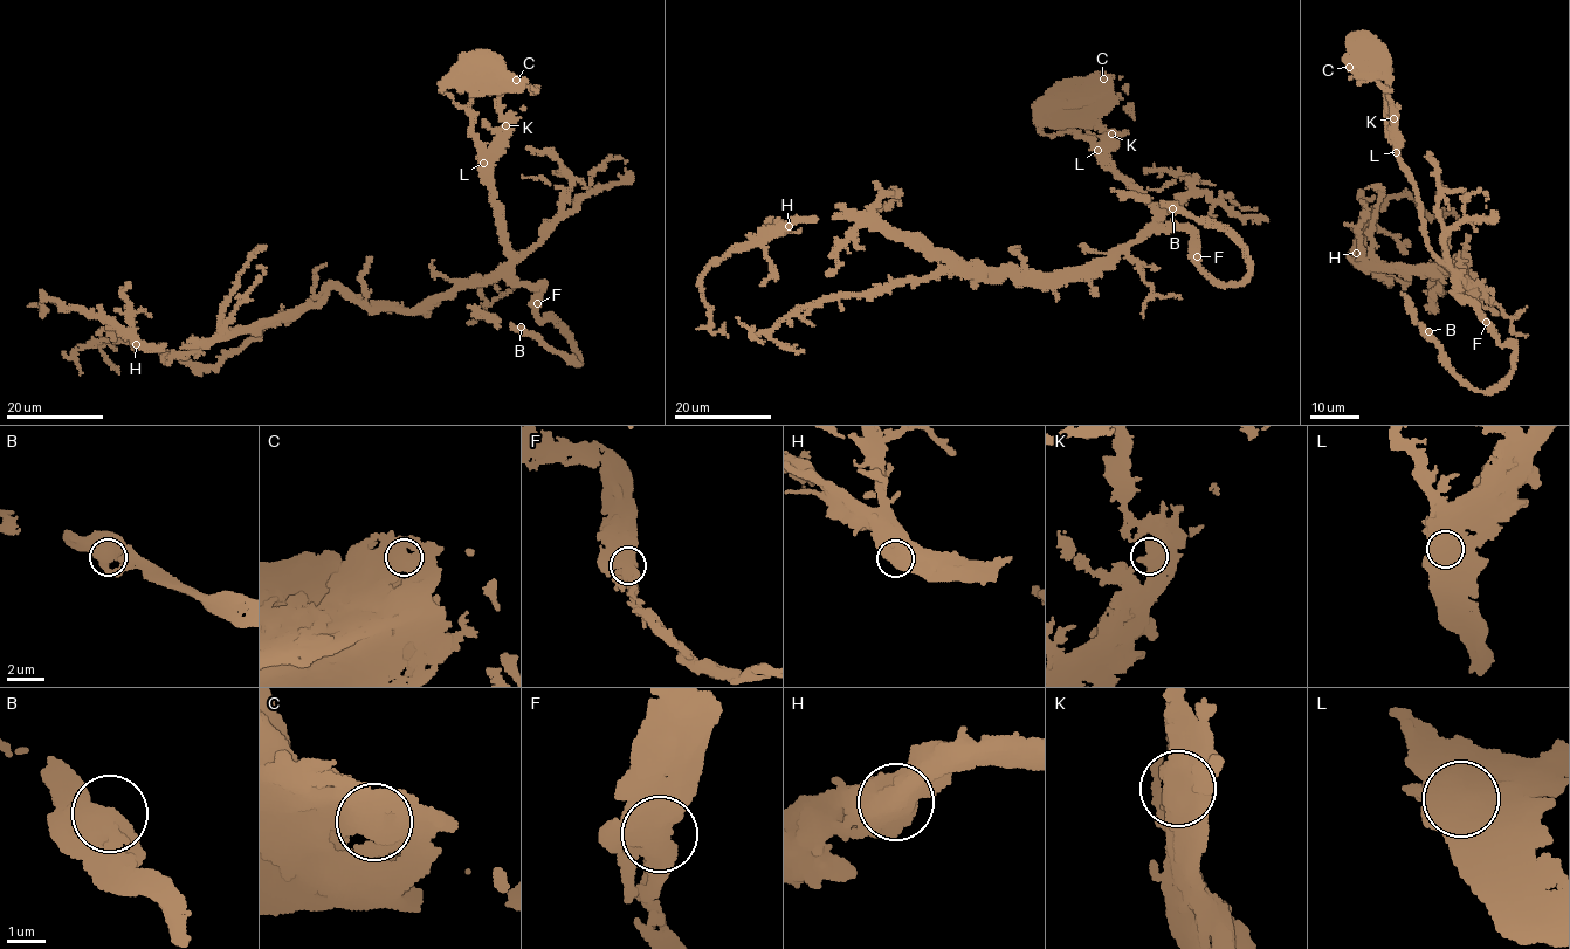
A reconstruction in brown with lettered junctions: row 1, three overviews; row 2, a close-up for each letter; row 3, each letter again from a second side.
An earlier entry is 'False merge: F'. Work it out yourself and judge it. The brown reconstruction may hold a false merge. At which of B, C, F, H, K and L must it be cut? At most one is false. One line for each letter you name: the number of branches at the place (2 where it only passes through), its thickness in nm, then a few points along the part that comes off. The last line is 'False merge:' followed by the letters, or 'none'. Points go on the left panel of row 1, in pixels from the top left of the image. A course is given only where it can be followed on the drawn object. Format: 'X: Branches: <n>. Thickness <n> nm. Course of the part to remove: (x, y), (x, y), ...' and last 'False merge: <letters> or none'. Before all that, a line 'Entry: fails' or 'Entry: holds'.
Entry: fails
False merge: none

